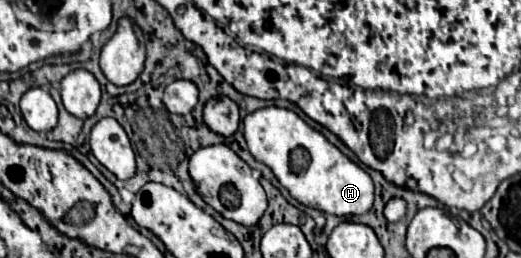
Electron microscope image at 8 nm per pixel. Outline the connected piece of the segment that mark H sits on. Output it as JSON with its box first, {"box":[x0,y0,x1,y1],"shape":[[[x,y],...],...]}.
{"box":[243,106,371,216],"shape":[[[279,106],[249,112],[243,118],[243,134],[249,152],[259,162],[267,164],[275,172],[277,180],[289,190],[289,194],[303,206],[319,208],[335,216],[359,216],[371,210],[371,176],[295,112]]]}

